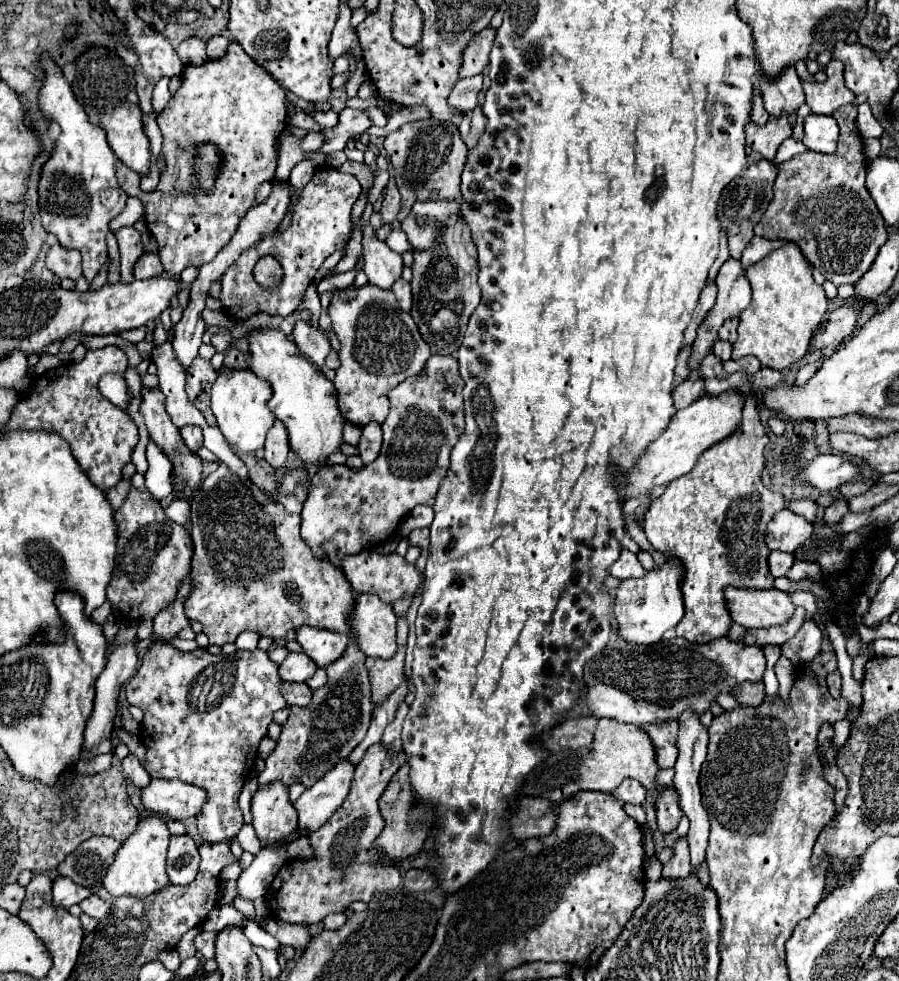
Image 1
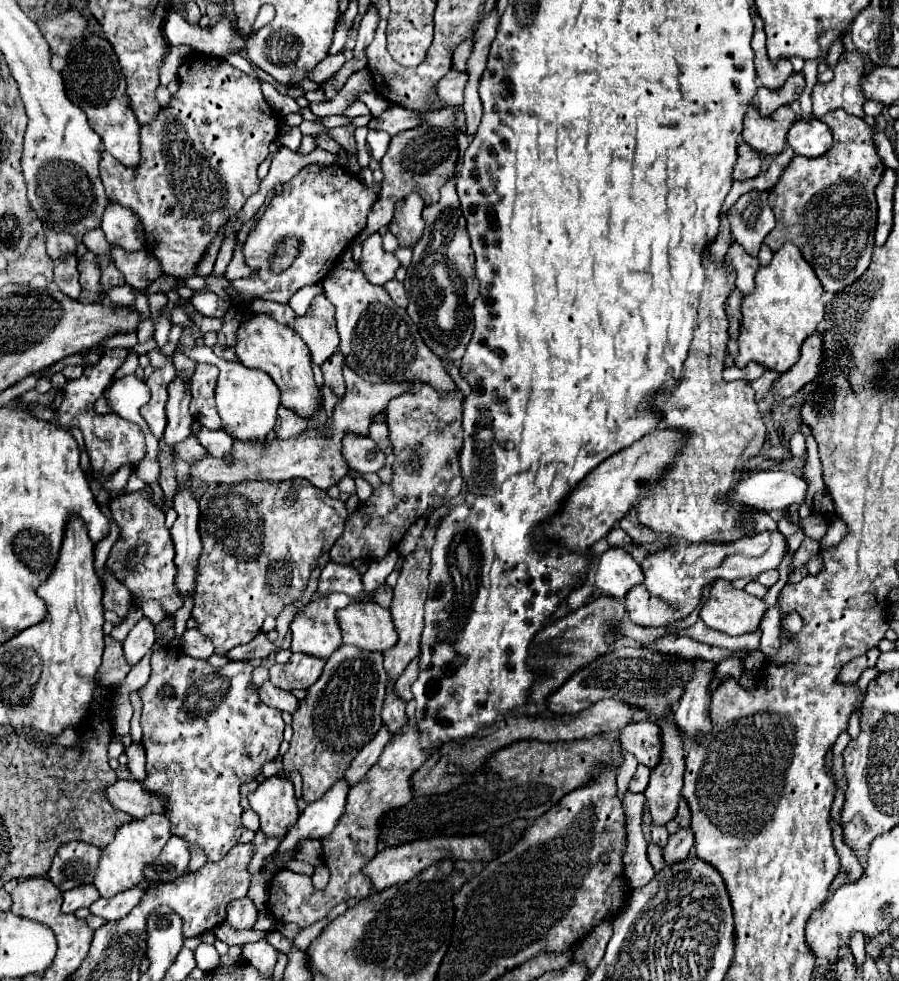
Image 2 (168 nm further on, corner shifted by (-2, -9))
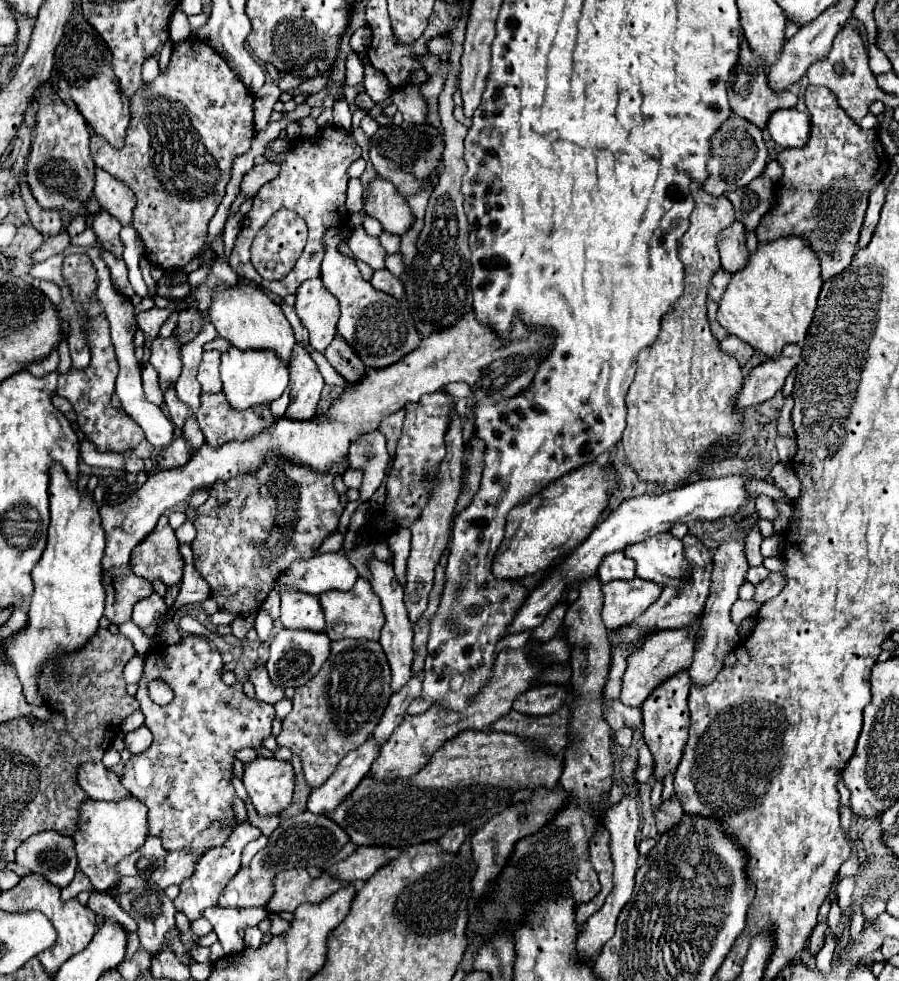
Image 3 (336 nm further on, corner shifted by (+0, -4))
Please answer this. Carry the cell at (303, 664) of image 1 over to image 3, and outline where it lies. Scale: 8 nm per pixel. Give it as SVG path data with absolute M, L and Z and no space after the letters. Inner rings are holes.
M282 628L270 644L270 658L266 662L266 670L268 670L272 684L280 688L288 688L288 686L296 688L296 686L306 684L320 670L328 654L330 654L330 638L326 636L326 632Z

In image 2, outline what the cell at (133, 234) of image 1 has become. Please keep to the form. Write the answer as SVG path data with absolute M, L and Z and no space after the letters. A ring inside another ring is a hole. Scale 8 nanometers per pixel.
M110 201L110 209L106 209L106 213L102 215L102 231L114 247L124 249L126 253L140 251L146 241L138 217L134 217L130 209L120 207L118 203L112 201Z

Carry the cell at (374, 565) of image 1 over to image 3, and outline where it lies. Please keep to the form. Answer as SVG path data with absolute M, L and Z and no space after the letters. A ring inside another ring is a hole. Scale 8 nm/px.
M318 554L308 560L296 560L278 578L278 584L294 586L300 592L320 596L328 590L350 590L356 582L356 570L348 558L338 554Z

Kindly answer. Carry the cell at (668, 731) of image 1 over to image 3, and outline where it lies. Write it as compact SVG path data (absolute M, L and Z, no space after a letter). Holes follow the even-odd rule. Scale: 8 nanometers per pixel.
M602 700L602 716L608 722L608 726L616 732L624 726L630 726L632 730L640 730L642 728L642 712L640 708L630 708L624 706L620 700L614 700L612 704L606 704L606 700Z

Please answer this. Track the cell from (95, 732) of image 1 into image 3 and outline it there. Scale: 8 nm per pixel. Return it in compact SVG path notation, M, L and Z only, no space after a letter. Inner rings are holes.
M152 592L148 598L140 600L134 608L134 614L132 614L132 622L136 626L140 626L142 630L148 630L152 624L156 624L164 614L168 612L168 606L164 602L164 598L156 592Z

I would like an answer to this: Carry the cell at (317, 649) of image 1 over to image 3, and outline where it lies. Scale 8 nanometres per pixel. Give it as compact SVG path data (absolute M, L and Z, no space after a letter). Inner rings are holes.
M284 592L282 594L282 616L280 622L284 628L300 628L322 632L326 628L324 612L316 596L304 592Z

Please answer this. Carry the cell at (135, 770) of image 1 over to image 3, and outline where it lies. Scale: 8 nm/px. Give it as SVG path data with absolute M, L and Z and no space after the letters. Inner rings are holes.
M140 726L138 730L128 732L124 742L126 742L126 748L132 754L140 754L140 752L144 752L152 744L152 734L150 734L150 730L146 726Z

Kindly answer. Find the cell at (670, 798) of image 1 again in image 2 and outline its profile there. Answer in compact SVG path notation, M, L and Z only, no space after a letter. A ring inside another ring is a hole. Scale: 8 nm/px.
M658 721L662 725L662 765L652 771L650 785L644 791L654 825L664 827L676 817L678 803L682 799L682 775L684 775L684 747L682 737L668 721Z

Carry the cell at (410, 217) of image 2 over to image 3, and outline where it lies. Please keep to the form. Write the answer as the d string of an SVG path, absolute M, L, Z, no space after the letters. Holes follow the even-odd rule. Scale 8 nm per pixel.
M374 176L368 184L364 212L376 218L390 234L404 232L404 228L408 228L408 220L412 220L412 216L408 216L408 204L404 204L404 198L396 196L396 188L392 188L392 184L380 176Z

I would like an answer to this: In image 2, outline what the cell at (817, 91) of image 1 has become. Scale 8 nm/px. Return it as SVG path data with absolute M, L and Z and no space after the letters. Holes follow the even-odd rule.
M846 51L834 67L834 77L828 83L816 83L812 91L814 117L824 117L828 111L844 109L850 115L864 117L864 95L860 79L864 75L864 59L858 51Z

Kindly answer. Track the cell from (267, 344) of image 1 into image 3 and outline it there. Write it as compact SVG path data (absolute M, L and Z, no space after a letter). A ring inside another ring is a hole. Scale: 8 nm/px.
M236 284L230 288L216 288L212 292L212 304L208 308L208 316L210 316L210 322L216 326L220 338L226 338L232 346L240 350L274 348L284 362L290 362L292 348L296 344L292 326L286 320L280 304L272 302L254 284L246 284L246 286Z

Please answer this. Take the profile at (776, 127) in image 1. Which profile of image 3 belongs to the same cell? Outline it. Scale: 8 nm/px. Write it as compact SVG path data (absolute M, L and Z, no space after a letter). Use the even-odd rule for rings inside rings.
M742 38L740 42L740 54L738 60L730 72L730 80L728 80L728 100L730 100L730 108L734 114L744 116L746 120L752 120L752 124L756 124L758 128L766 128L768 116L778 110L778 108L792 108L796 106L796 94L794 92L774 92L768 86L768 66L764 62L764 56L756 54L750 44L746 42L746 38Z

